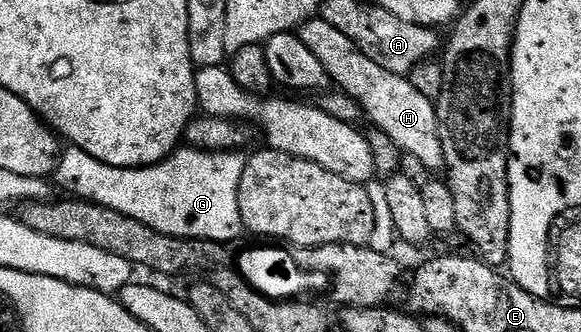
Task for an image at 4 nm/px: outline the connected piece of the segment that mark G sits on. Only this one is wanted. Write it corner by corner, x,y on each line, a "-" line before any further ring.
67,146
55,165
53,184
56,189
64,188
68,197
117,210
117,214
137,218
137,222
145,222
145,226
161,234
186,240
238,241
245,232
237,202
242,167
191,168
189,161
174,159
147,168
118,168
97,162
85,150

